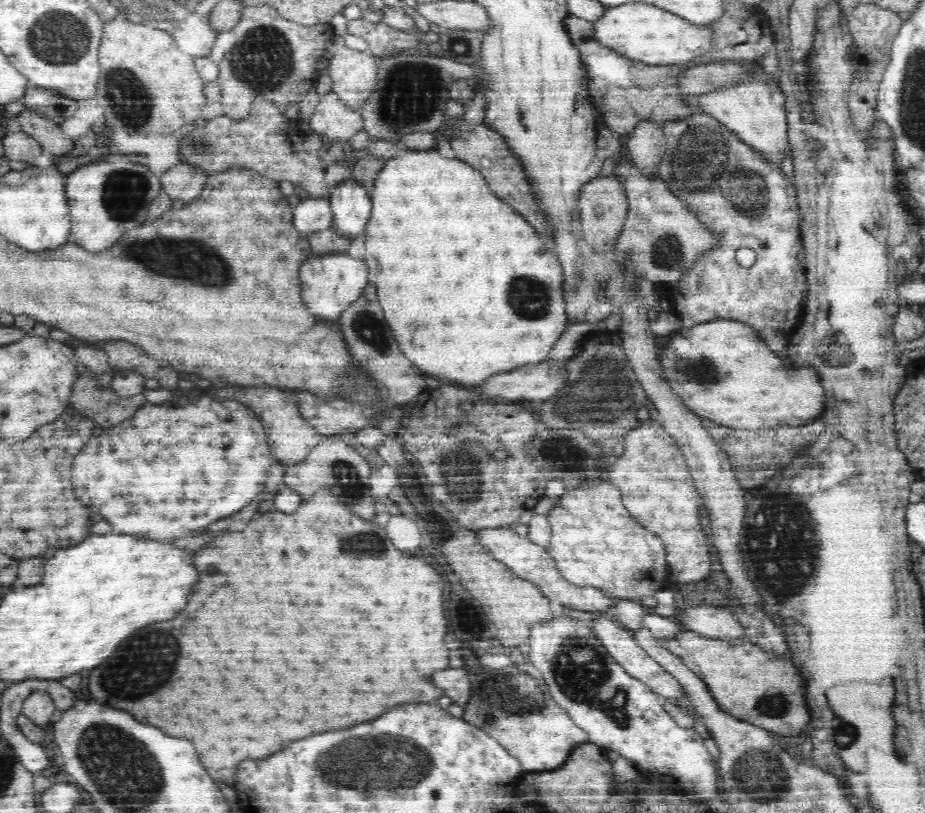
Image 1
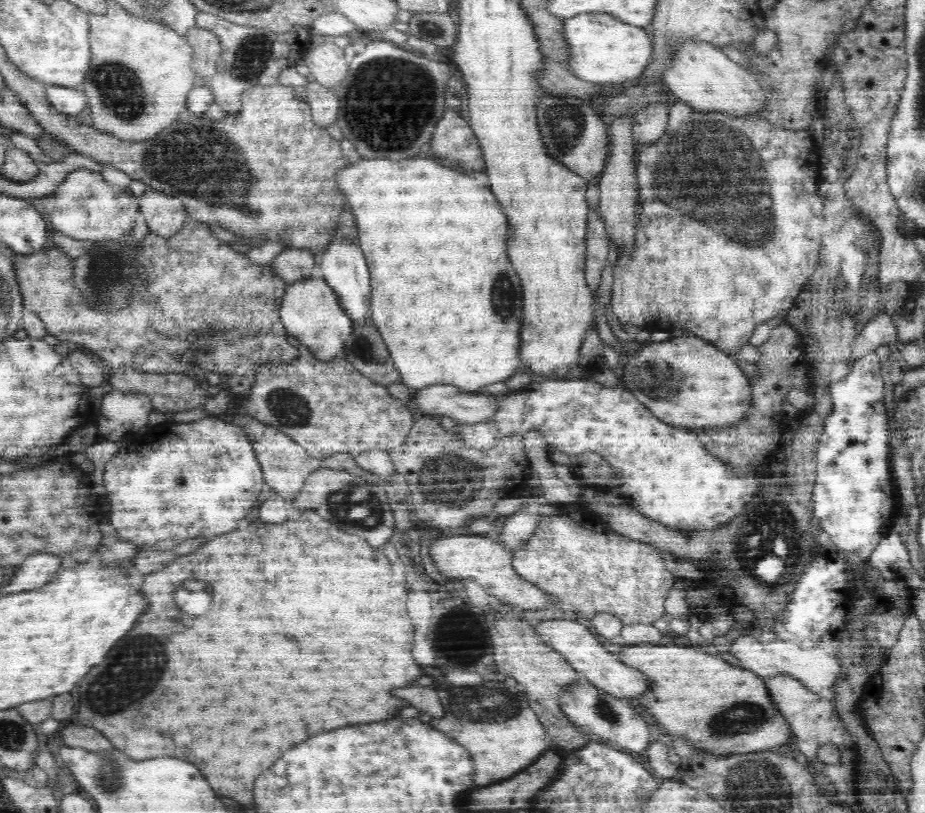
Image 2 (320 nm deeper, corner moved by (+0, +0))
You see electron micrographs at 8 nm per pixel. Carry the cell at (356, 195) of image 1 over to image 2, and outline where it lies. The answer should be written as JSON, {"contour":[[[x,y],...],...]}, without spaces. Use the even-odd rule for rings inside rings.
{"contour":[[[340,235],[332,244],[327,242],[322,257],[320,267],[323,271],[323,278],[329,283],[333,290],[340,297],[340,305],[344,307],[350,317],[352,317],[353,326],[356,327],[360,322],[366,322],[371,319],[370,306],[370,276],[368,276],[368,264],[360,252],[360,248],[352,242],[348,242],[348,238]]]}

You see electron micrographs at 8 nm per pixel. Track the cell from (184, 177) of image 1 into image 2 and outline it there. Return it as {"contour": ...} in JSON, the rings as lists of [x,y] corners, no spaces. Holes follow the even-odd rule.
{"contour":[[[146,190],[138,206],[148,230],[154,234],[174,234],[187,222],[187,212],[180,200],[158,190]]]}

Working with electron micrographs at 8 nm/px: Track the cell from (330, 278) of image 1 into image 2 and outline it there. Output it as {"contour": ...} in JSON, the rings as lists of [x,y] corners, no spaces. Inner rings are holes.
{"contour":[[[308,278],[289,283],[281,300],[279,317],[286,332],[300,341],[302,351],[309,349],[322,361],[343,355],[344,342],[354,328],[352,317],[340,305],[339,295],[325,279]]]}

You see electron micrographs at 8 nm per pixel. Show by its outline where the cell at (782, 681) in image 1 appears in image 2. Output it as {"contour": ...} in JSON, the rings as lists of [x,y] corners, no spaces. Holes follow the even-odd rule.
{"contour":[[[669,639],[659,644],[623,645],[617,657],[644,671],[652,681],[650,690],[646,690],[640,697],[632,697],[631,700],[640,703],[642,709],[648,711],[657,733],[667,740],[682,734],[682,738],[688,738],[697,748],[703,748],[706,752],[730,755],[779,748],[790,736],[792,729],[788,719],[780,713],[770,698],[766,679],[754,674],[752,670],[734,667],[720,656],[704,654],[696,648],[686,648],[686,645],[676,645]]]}

